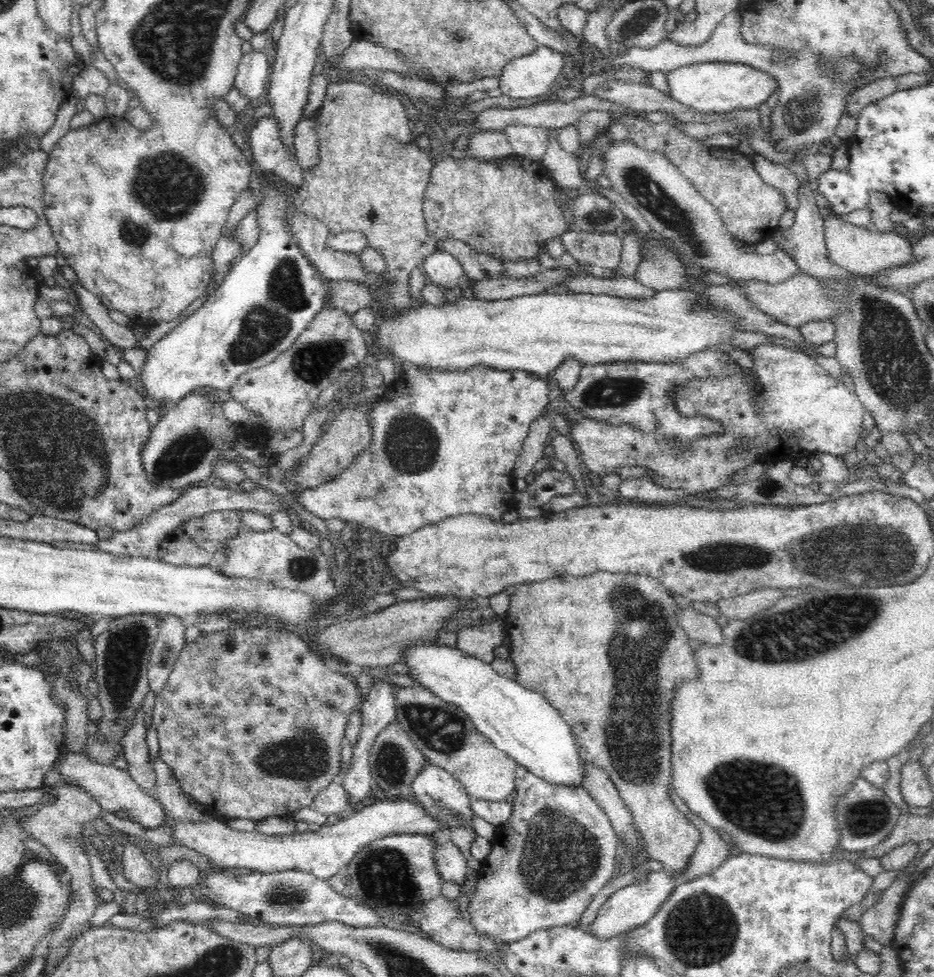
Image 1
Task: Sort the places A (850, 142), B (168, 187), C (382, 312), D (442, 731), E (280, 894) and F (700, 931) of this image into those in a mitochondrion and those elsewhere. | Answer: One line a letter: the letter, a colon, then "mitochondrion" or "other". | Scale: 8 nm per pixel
A: other
B: mitochondrion
C: other
D: mitochondrion
E: mitochondrion
F: mitochondrion

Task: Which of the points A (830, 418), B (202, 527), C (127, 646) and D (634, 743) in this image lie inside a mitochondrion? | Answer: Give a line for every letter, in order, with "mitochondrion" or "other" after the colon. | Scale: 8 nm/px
A: other
B: other
C: mitochondrion
D: mitochondrion

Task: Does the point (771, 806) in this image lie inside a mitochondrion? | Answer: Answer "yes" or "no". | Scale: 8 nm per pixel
yes

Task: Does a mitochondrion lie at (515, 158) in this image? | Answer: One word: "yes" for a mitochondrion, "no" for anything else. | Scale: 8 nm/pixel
no

